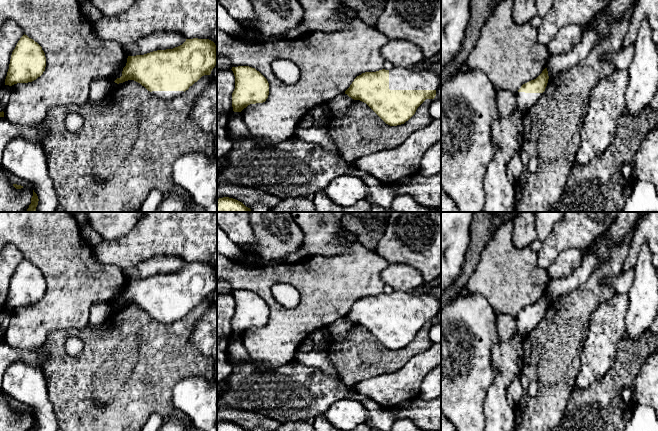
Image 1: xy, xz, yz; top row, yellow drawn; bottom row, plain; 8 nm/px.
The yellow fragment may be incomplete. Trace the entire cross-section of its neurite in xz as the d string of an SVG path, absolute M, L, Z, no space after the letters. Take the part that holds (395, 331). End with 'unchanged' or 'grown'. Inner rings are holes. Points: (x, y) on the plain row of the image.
M394 291L392 294L362 297L354 303L345 318L366 327L386 348L397 350L408 345L426 323L434 323L439 309L440 298L436 296Z; grown

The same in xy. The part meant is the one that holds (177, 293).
M186 263L186 265L173 273L157 274L144 279L128 280L126 290L123 292L122 300L114 306L119 308L128 304L134 304L144 310L156 321L161 323L173 323L180 320L189 313L202 300L210 299L217 288L217 270L209 263Z; grown

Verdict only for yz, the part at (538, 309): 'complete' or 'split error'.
split error

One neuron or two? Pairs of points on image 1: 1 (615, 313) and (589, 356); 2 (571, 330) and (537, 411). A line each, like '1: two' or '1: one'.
1: one
2: one

